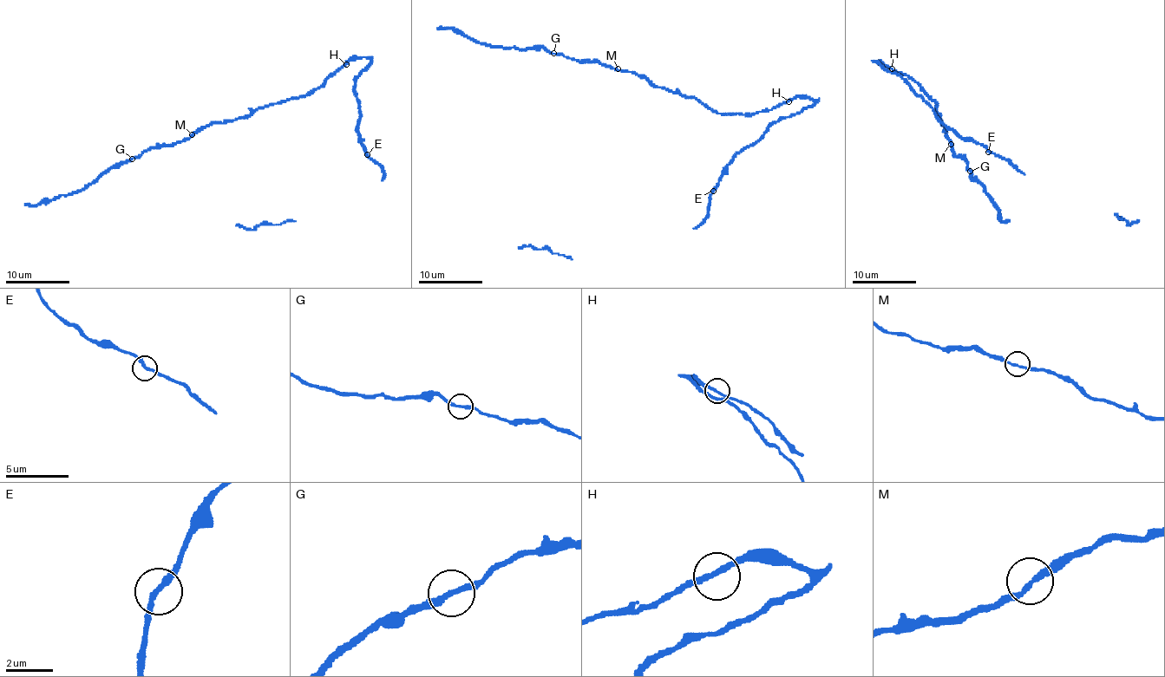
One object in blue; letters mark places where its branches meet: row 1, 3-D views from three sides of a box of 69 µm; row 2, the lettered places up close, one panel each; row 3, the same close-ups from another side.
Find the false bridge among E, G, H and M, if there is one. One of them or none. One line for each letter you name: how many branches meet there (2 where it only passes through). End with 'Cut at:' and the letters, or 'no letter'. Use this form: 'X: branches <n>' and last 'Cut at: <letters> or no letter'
G: branches 2
Cut at: G

